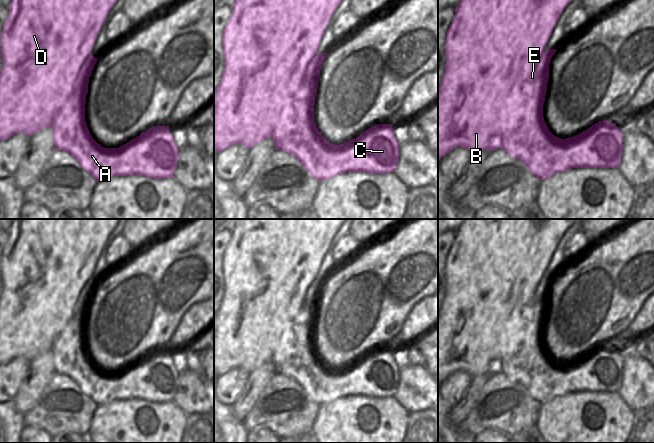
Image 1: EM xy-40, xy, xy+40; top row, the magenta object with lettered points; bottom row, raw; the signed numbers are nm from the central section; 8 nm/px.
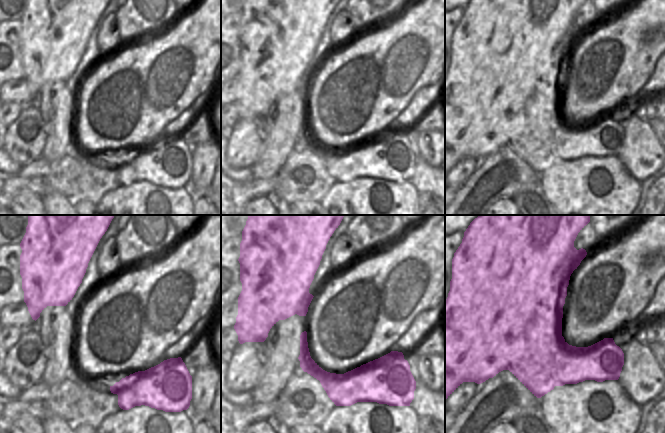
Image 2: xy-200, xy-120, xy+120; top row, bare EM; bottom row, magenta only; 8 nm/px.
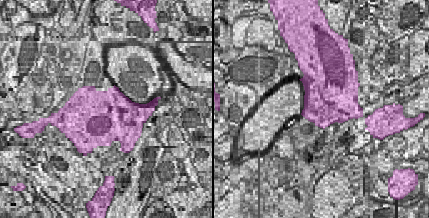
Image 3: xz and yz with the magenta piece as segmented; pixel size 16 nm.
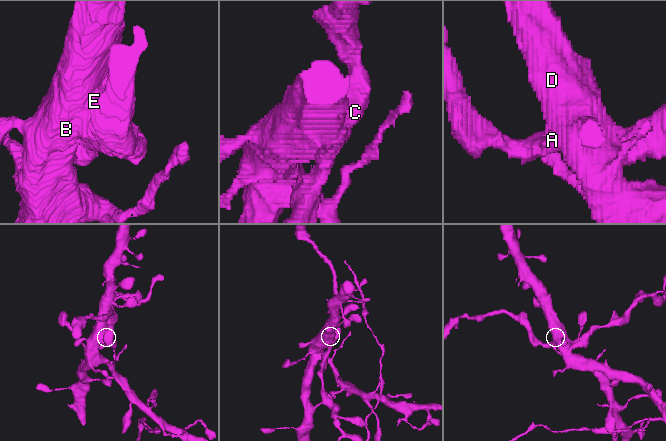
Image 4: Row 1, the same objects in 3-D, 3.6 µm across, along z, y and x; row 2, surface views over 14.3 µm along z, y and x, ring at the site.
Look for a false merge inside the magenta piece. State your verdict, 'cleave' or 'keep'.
cleave

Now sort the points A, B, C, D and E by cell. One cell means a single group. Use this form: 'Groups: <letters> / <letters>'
Groups: A C / B D E

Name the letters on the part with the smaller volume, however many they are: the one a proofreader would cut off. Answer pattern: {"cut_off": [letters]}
{"cut_off": ["A", "C"]}

